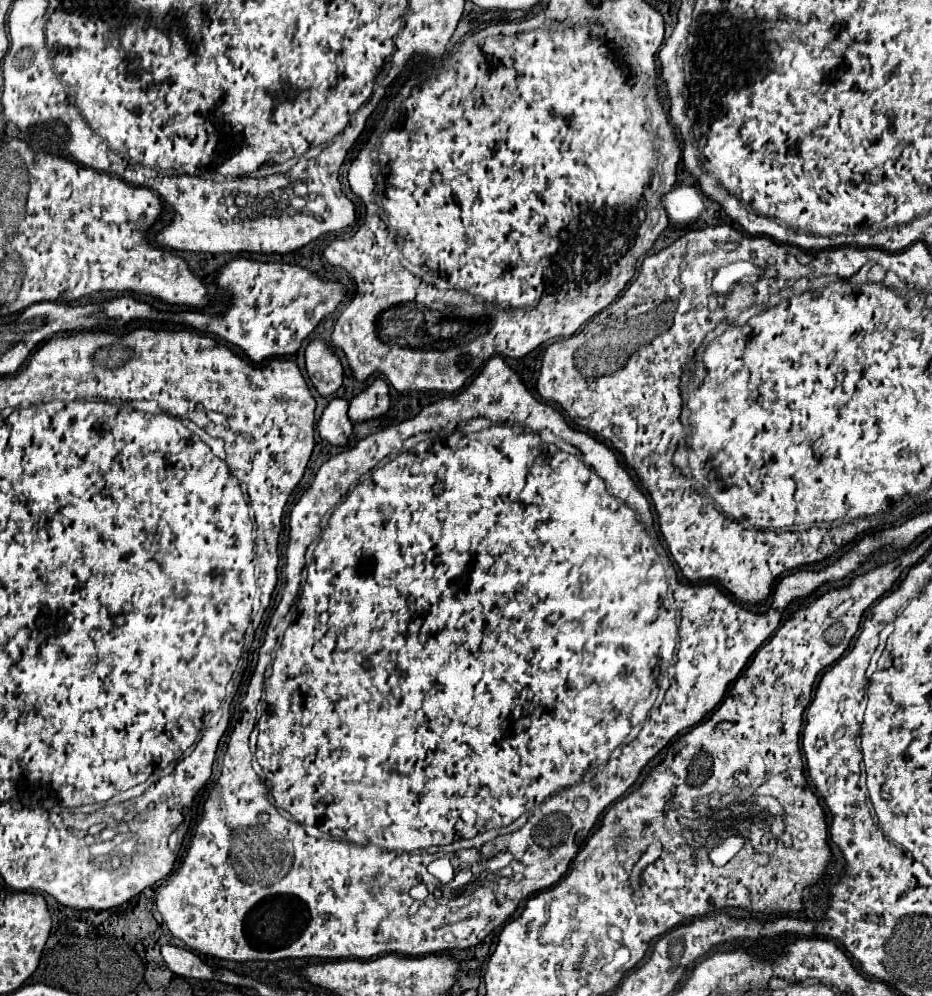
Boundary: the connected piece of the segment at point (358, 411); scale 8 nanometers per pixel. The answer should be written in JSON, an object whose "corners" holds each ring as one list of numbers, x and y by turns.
{"corners":[[376,378,372,384,368,384,362,392,358,392,350,400,348,416,354,422,362,422,362,420,370,420,370,418,386,414,388,408,390,408,388,384,382,378]]}

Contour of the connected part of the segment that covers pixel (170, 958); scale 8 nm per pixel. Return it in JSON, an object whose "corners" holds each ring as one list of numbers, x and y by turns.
{"corners":[[162,946,162,956,164,962,168,964,168,968,178,974,178,976,186,976,186,978,200,978,200,980,212,980,214,972,212,968,202,962,194,952,180,948,180,946]]}

